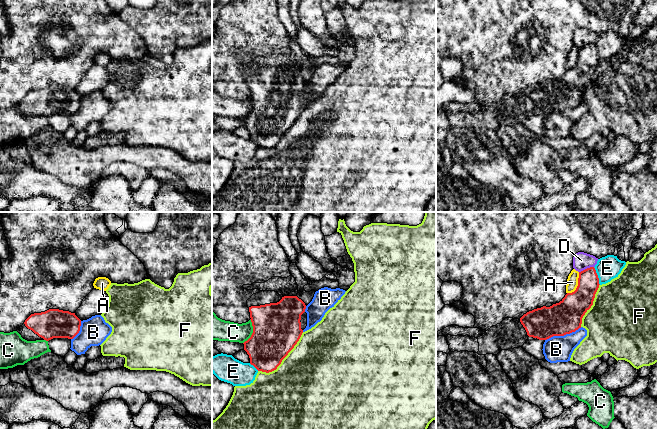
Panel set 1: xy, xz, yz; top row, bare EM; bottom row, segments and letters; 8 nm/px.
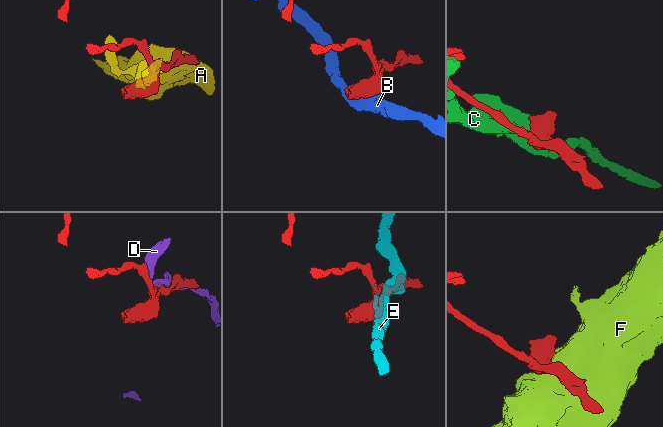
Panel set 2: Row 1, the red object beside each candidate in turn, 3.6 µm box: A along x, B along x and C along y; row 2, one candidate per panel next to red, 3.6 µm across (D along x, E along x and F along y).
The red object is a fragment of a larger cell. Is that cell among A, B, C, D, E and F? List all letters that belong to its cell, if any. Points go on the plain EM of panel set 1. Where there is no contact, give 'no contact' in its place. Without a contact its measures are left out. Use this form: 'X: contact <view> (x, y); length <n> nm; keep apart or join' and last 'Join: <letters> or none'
A: contact yz (578, 61); length 200 nm; keep apart
B: contact yz (563, 111); length 320 nm; keep apart
C: contact xz (253, 107); length 200 nm; keep apart
D: contact yz (587, 44); length 130 nm; keep apart
E: contact yz (597, 52); length 160 nm; keep apart
F: contact xz (283, 134); length 480 nm; keep apart
Join: none

